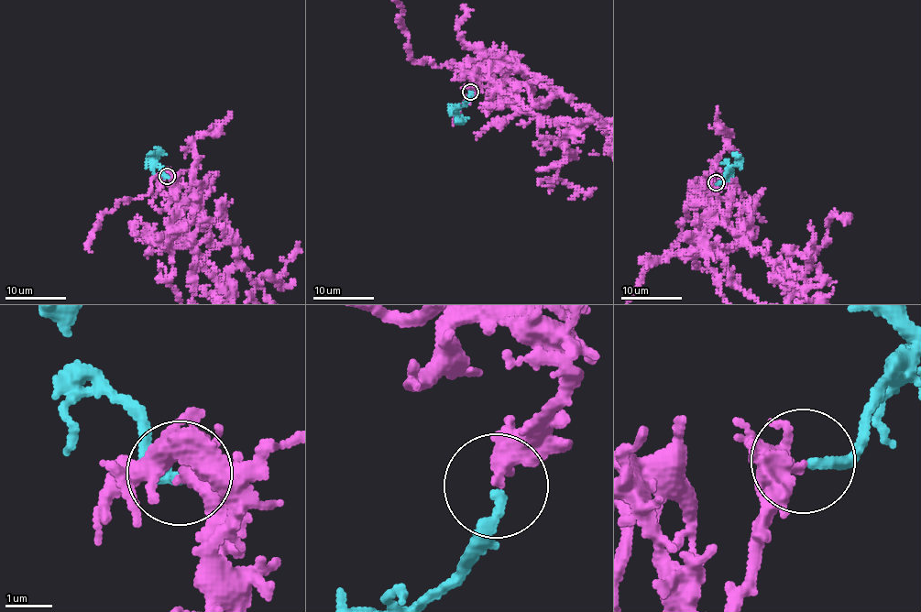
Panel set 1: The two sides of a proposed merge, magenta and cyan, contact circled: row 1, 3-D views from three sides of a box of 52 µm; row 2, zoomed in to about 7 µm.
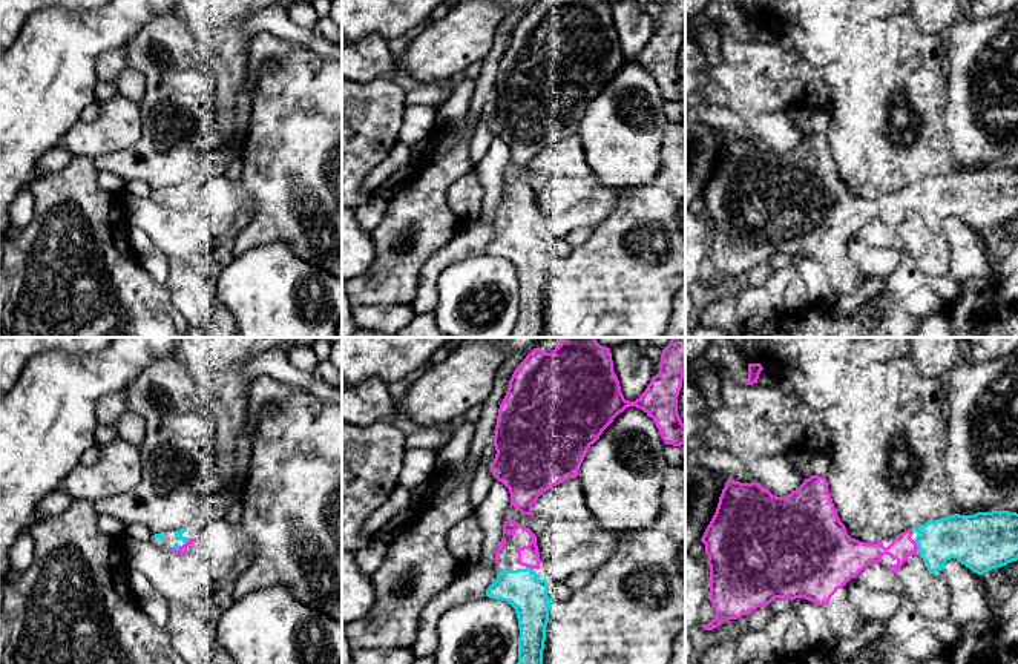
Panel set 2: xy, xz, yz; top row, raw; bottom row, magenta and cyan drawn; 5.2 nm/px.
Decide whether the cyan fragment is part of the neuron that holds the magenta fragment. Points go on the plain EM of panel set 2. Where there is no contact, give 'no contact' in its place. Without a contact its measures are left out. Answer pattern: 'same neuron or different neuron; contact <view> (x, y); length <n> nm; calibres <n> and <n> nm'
same neuron; contact yz (916, 201); length 60 nm; calibres 120 and 240 nm

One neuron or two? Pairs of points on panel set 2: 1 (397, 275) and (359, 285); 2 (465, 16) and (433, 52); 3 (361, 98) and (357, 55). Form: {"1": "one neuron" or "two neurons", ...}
{"1": "one neuron", "2": "one neuron", "3": "two neurons"}

